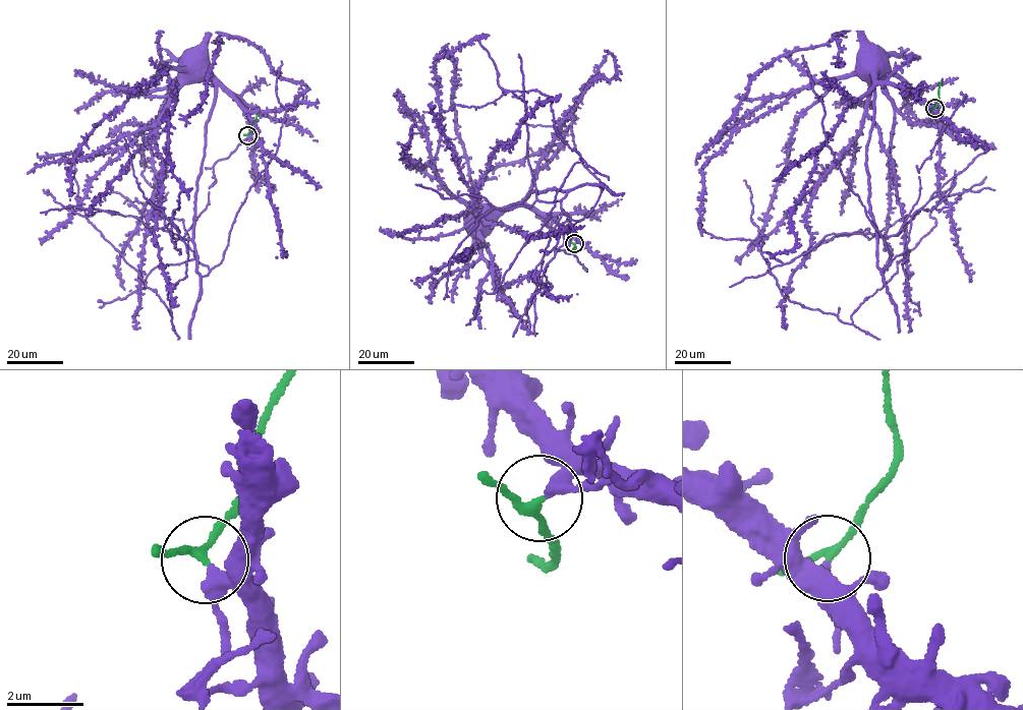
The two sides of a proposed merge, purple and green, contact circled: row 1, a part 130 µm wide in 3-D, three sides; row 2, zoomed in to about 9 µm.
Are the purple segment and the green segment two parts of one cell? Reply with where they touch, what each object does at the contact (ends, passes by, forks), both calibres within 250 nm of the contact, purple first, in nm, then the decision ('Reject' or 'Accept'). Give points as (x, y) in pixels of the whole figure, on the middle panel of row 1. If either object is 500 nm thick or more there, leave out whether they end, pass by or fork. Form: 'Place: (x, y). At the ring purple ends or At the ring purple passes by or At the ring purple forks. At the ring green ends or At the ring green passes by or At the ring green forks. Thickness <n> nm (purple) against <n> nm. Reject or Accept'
Place: (574, 243). At the ring purple passes by. At the ring green passes by. Thickness 320 nm (purple) against 170 nm. Reject

